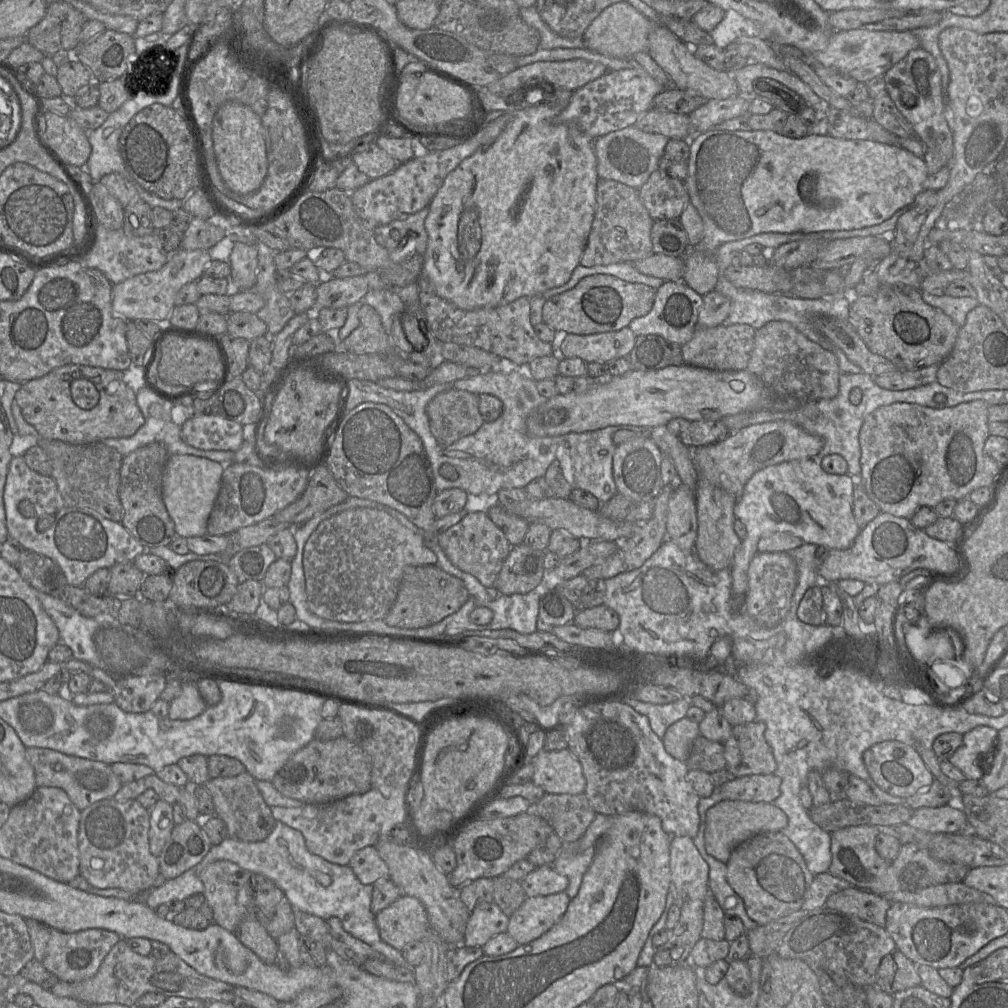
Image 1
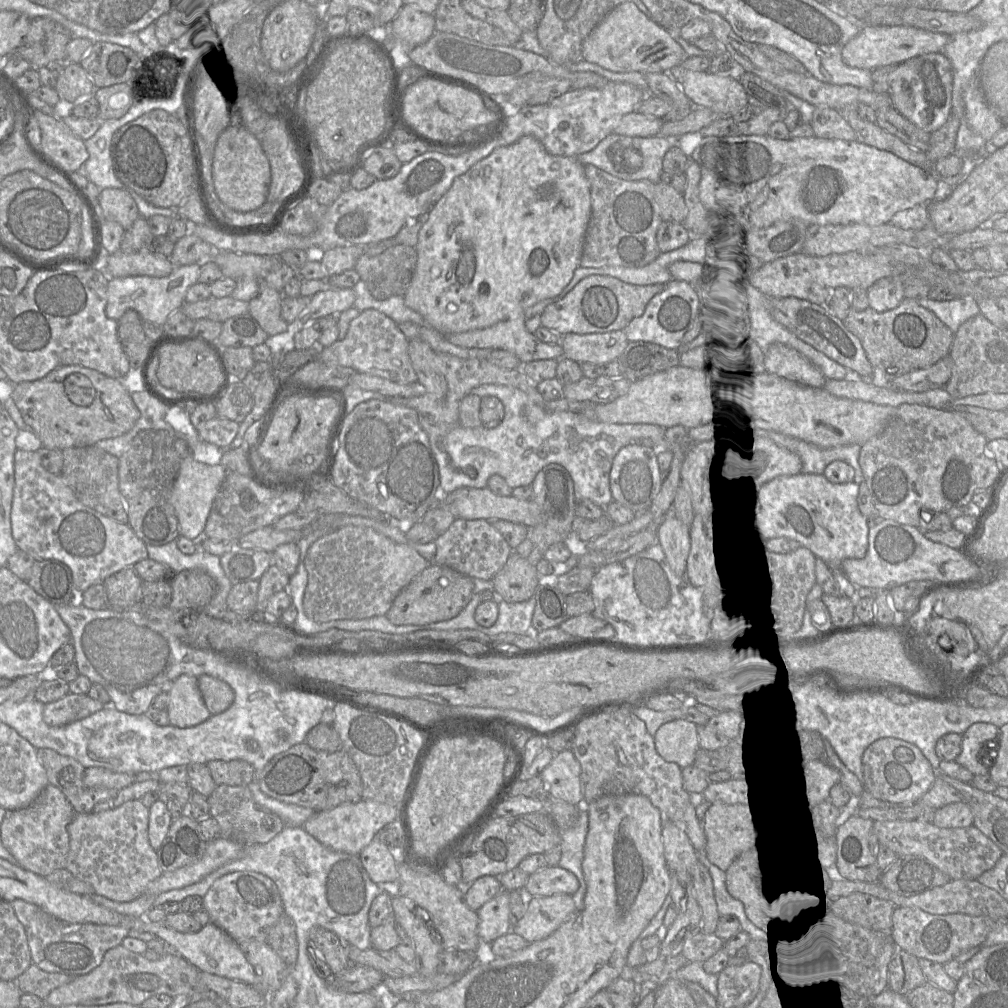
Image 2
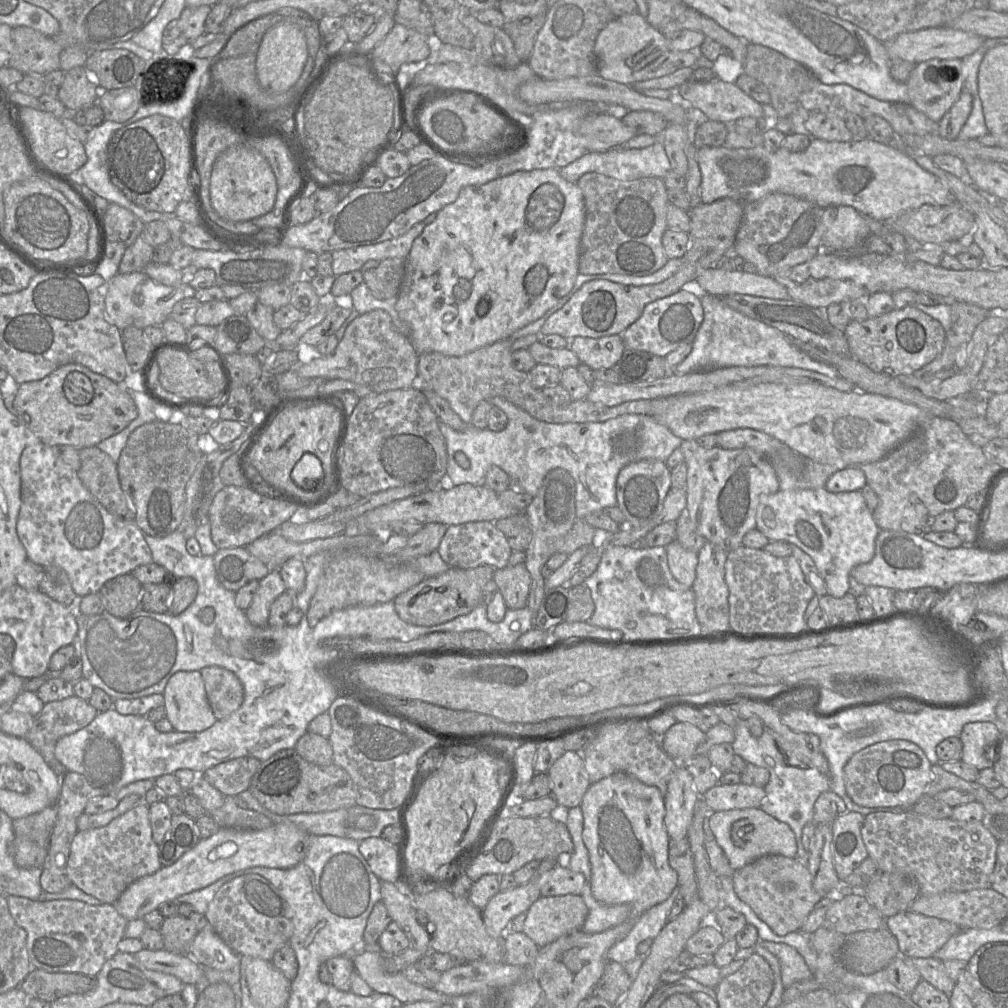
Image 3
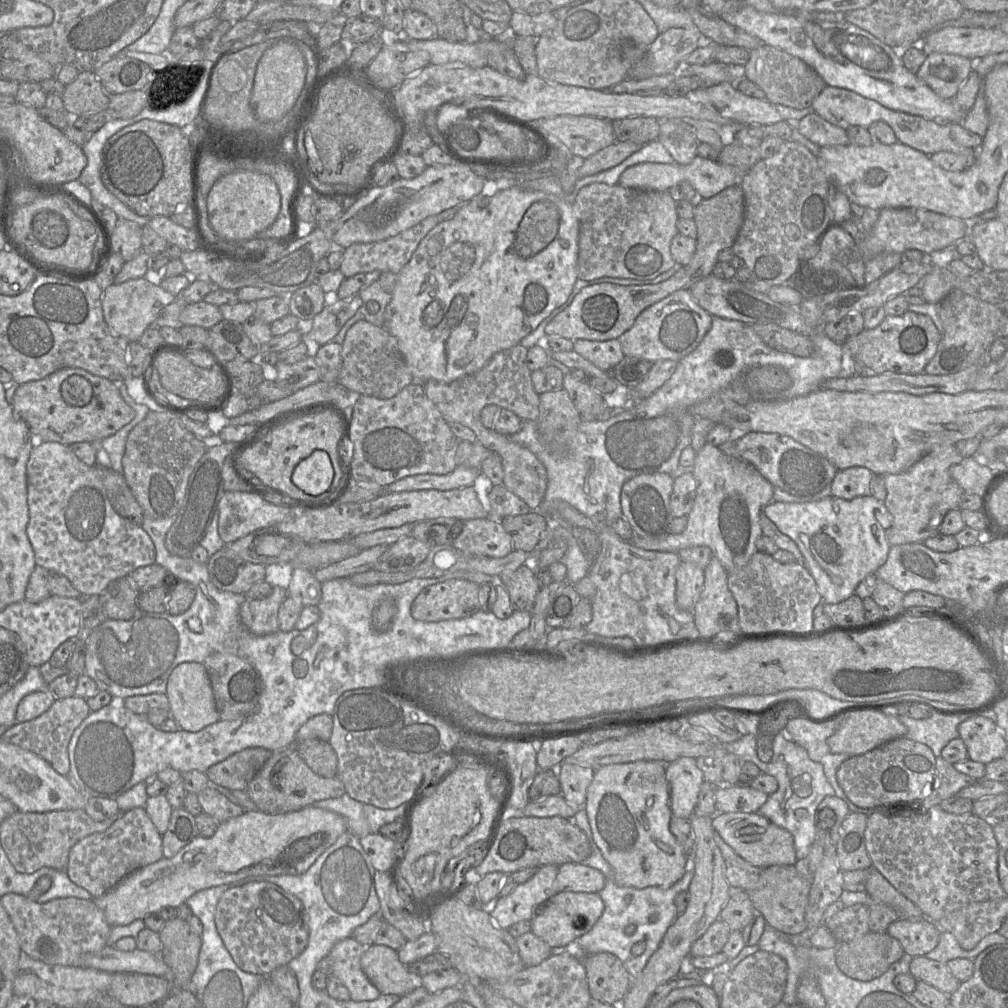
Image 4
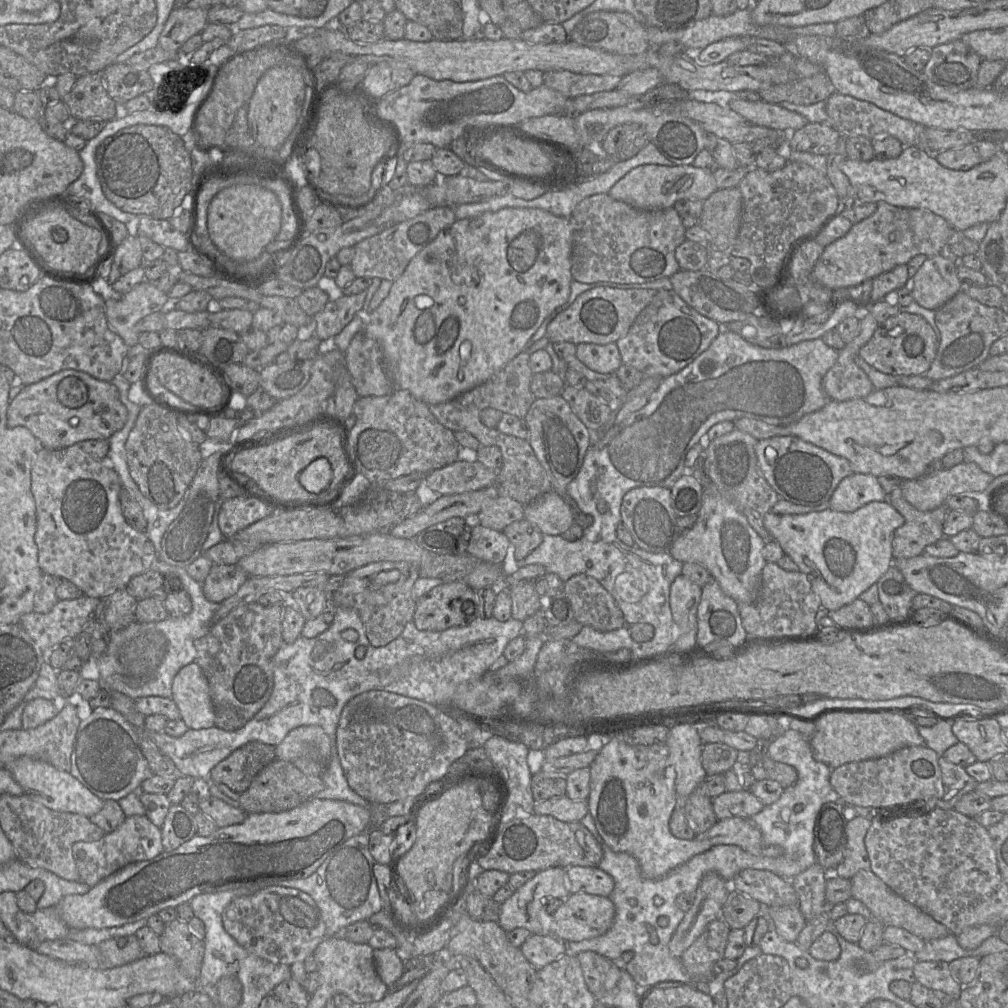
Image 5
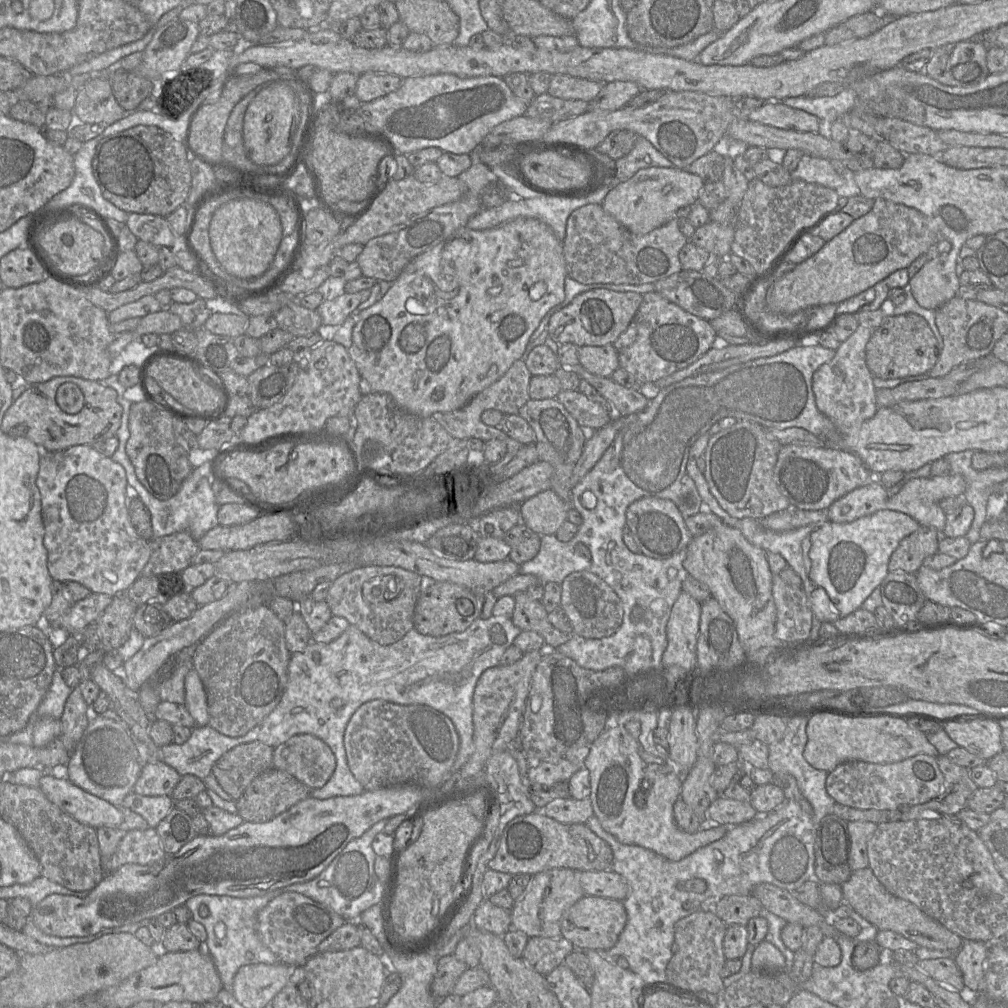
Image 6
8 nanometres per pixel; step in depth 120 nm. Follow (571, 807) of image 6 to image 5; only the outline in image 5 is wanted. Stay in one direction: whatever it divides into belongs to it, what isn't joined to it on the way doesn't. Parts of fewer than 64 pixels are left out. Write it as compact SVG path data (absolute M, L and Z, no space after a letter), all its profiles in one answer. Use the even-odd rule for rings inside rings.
M566 794L535 801L534 814L551 815L563 822L579 822L589 812L587 800L572 800Z

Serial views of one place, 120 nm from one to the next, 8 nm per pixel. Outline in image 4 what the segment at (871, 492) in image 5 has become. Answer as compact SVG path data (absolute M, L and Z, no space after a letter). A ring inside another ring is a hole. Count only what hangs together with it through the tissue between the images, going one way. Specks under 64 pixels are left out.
M854 466L838 470L831 485L833 496L851 500L859 496L872 496L870 482L874 473L866 467Z

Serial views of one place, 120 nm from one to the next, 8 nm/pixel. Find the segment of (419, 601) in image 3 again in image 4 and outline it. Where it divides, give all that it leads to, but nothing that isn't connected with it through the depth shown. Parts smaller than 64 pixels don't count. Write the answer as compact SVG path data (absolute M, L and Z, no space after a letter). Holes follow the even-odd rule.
M449 579L425 587L411 606L411 615L423 622L470 617L481 610L479 585L465 579Z

